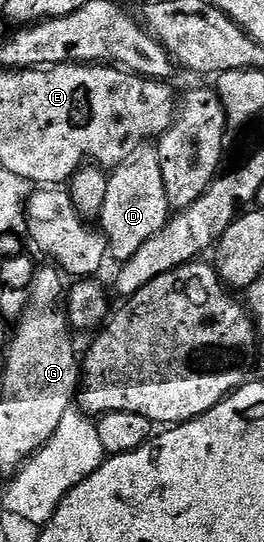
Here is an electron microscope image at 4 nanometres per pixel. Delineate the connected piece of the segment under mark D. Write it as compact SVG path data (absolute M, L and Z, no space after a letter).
M139 150L109 173L107 194L100 215L100 231L106 238L108 252L118 262L132 258L152 234L166 225L172 215L168 194L164 190L164 174L160 170L157 151Z

